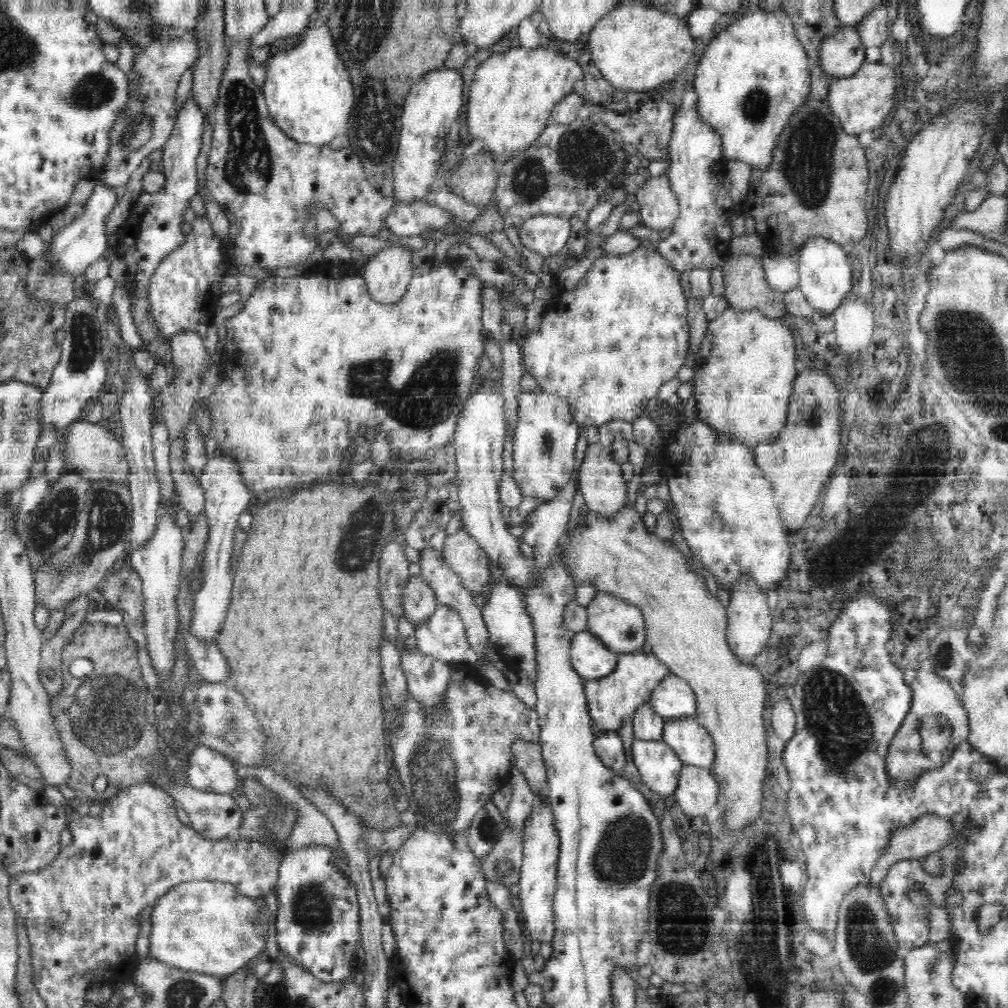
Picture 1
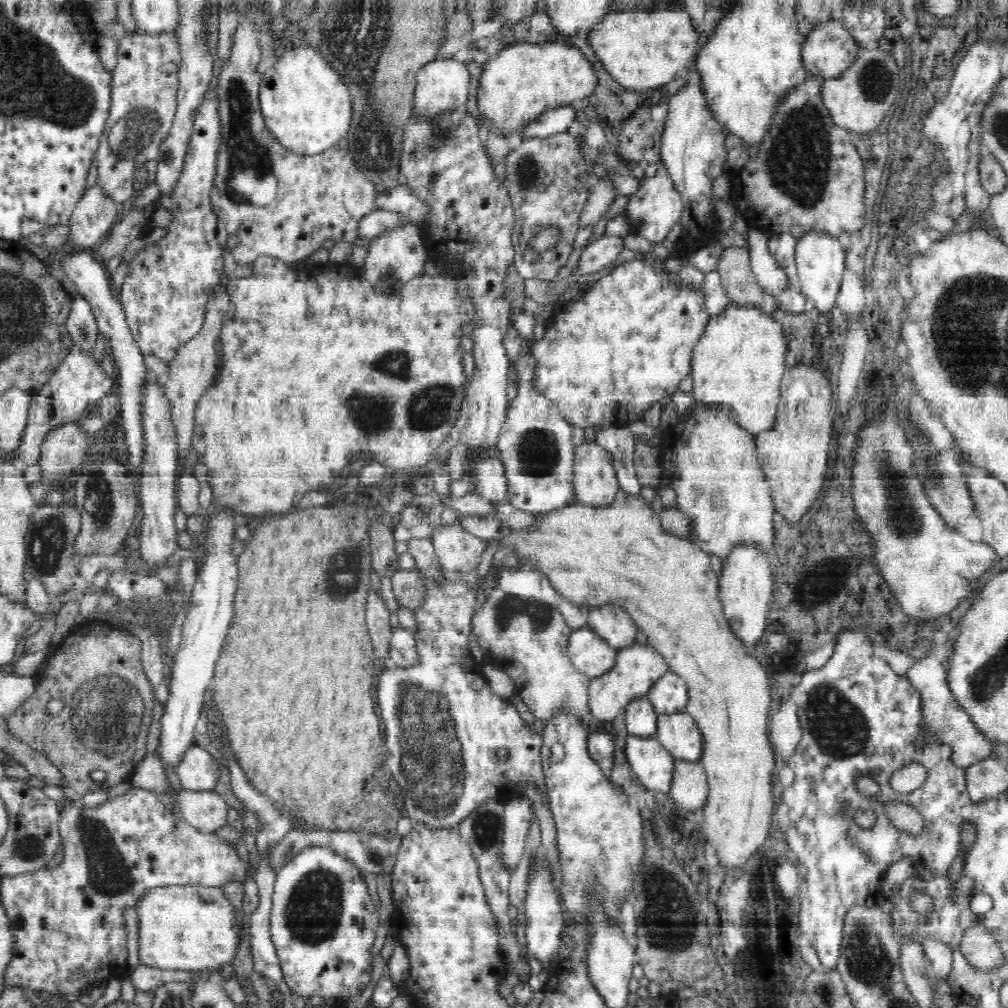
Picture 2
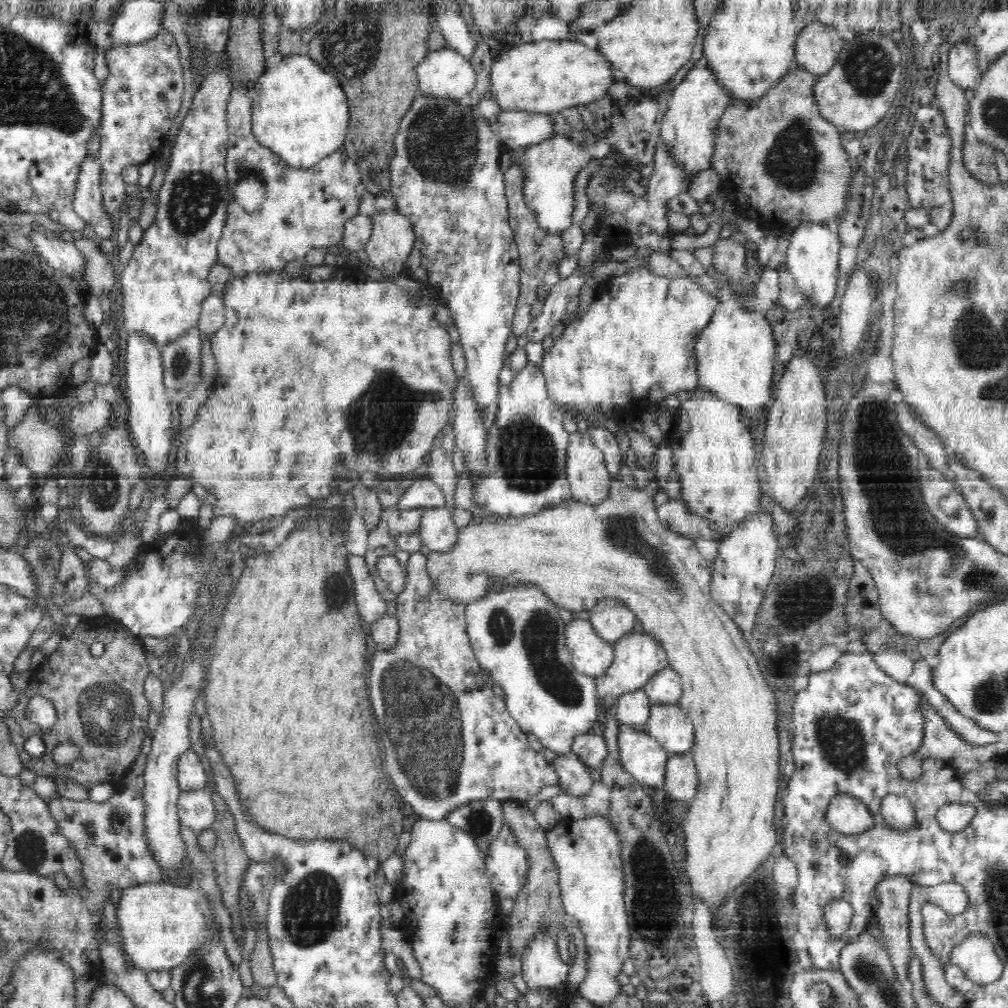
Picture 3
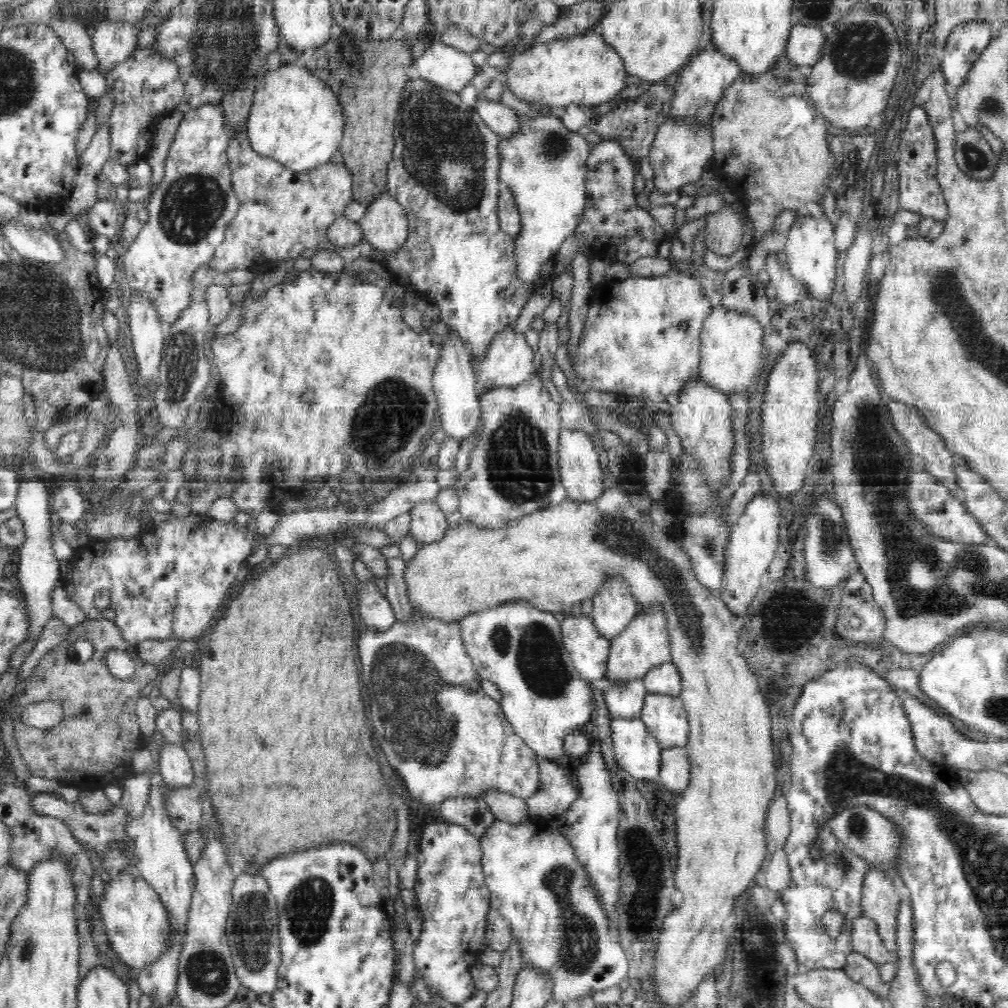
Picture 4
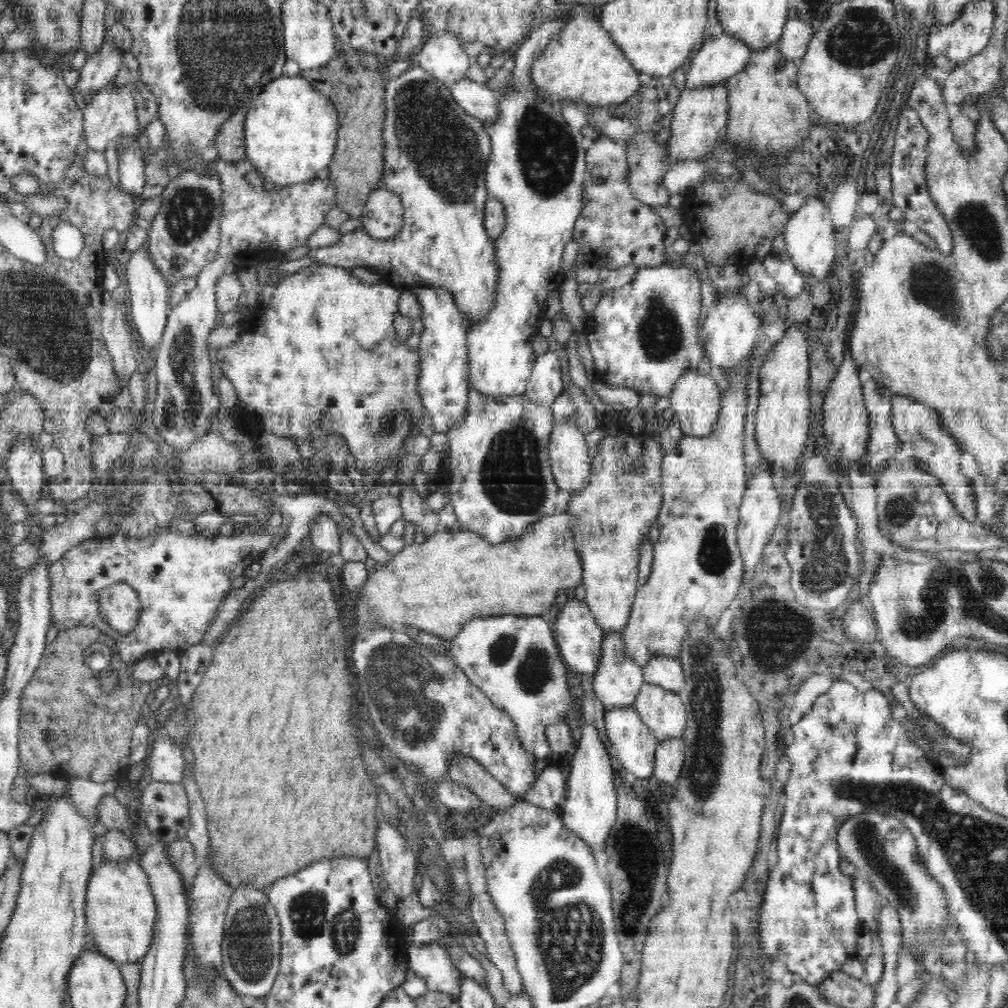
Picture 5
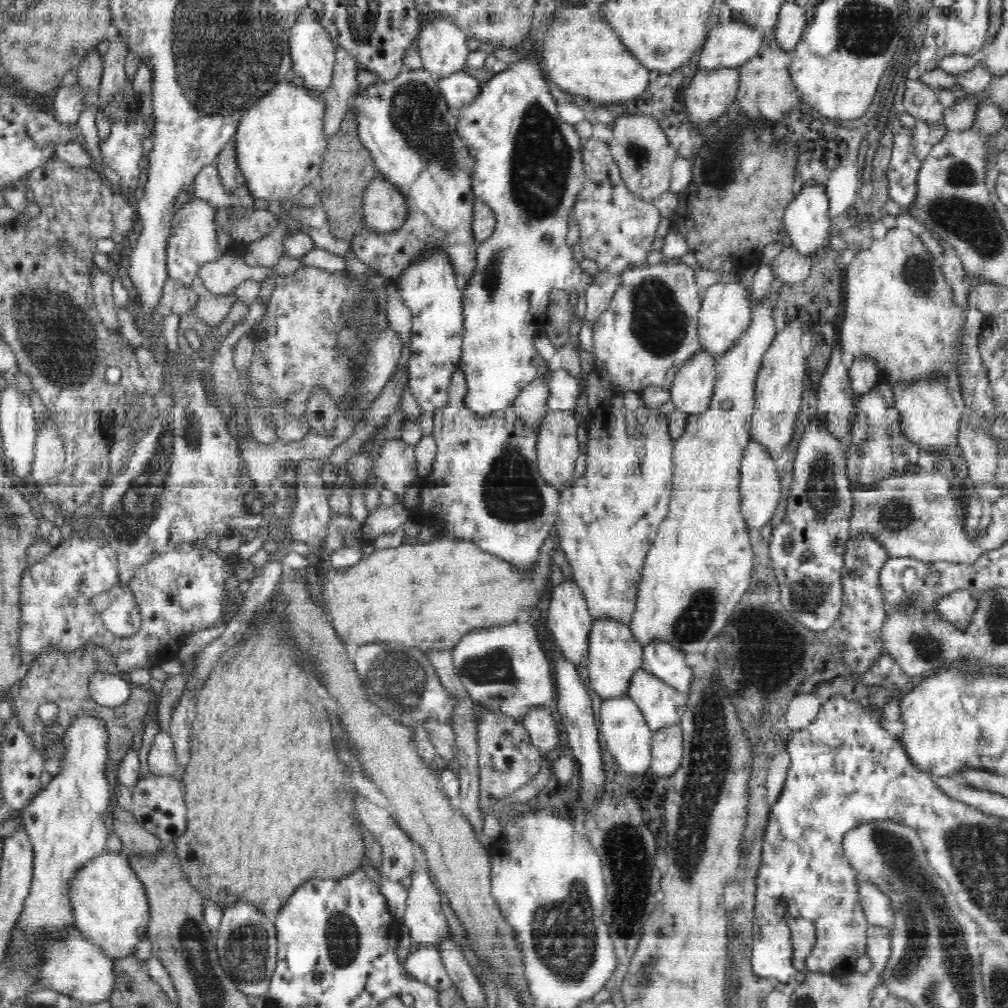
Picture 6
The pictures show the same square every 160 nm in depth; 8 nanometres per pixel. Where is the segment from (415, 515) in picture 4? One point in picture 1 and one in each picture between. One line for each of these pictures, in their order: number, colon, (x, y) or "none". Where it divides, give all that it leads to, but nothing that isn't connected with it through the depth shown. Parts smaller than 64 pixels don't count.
1: (462, 554)
2: (458, 551)
3: (438, 532)

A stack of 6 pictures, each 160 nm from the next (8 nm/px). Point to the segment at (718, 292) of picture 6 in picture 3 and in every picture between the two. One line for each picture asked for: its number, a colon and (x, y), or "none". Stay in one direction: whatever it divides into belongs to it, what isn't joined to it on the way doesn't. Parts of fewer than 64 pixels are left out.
3: (736, 353)
4: (731, 342)
5: (731, 329)

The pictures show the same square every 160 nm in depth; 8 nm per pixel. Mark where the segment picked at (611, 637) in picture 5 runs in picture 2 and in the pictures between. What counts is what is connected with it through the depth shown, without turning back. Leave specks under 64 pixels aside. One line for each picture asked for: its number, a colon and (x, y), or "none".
2: (640, 717)
3: (632, 709)
4: (625, 700)

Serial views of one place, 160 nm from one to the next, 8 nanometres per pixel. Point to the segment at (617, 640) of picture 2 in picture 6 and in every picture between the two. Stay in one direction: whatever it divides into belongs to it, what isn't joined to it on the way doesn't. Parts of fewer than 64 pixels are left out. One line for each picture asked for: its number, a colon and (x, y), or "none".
3: (611, 619)
4: (614, 607)
5: (612, 517)
6: (608, 519)

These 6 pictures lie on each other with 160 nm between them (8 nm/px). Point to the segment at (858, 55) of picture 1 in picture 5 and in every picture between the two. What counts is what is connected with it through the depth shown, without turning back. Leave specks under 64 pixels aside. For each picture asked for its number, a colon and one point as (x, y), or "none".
2: (828, 50)
3: (817, 46)
4: (805, 44)
5: (797, 34)

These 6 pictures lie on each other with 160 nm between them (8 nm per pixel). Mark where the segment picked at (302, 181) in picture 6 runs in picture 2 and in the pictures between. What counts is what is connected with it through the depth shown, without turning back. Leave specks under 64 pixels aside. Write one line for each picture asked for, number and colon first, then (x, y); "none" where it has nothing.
2: (308, 110)
3: (301, 113)
4: (296, 119)
5: (291, 128)

